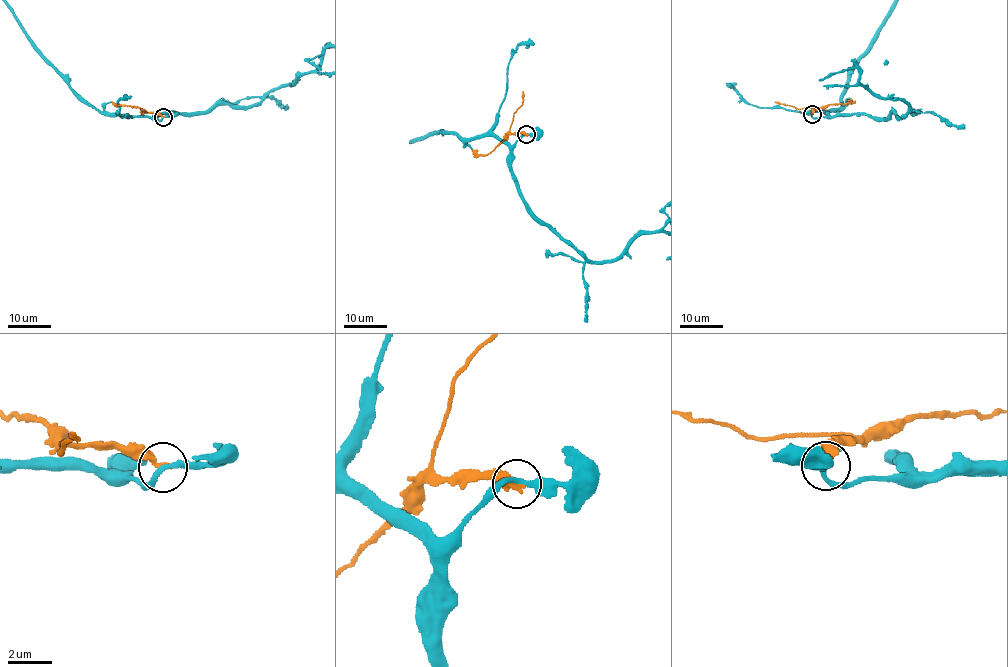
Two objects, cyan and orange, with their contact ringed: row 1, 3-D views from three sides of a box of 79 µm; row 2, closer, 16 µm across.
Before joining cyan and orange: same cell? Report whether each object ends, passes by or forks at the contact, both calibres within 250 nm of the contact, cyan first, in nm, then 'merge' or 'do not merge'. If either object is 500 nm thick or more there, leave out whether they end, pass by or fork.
cyan passes by; orange ends there; 220 nm thick on the cyan side, 340 nm on the other; do not merge

